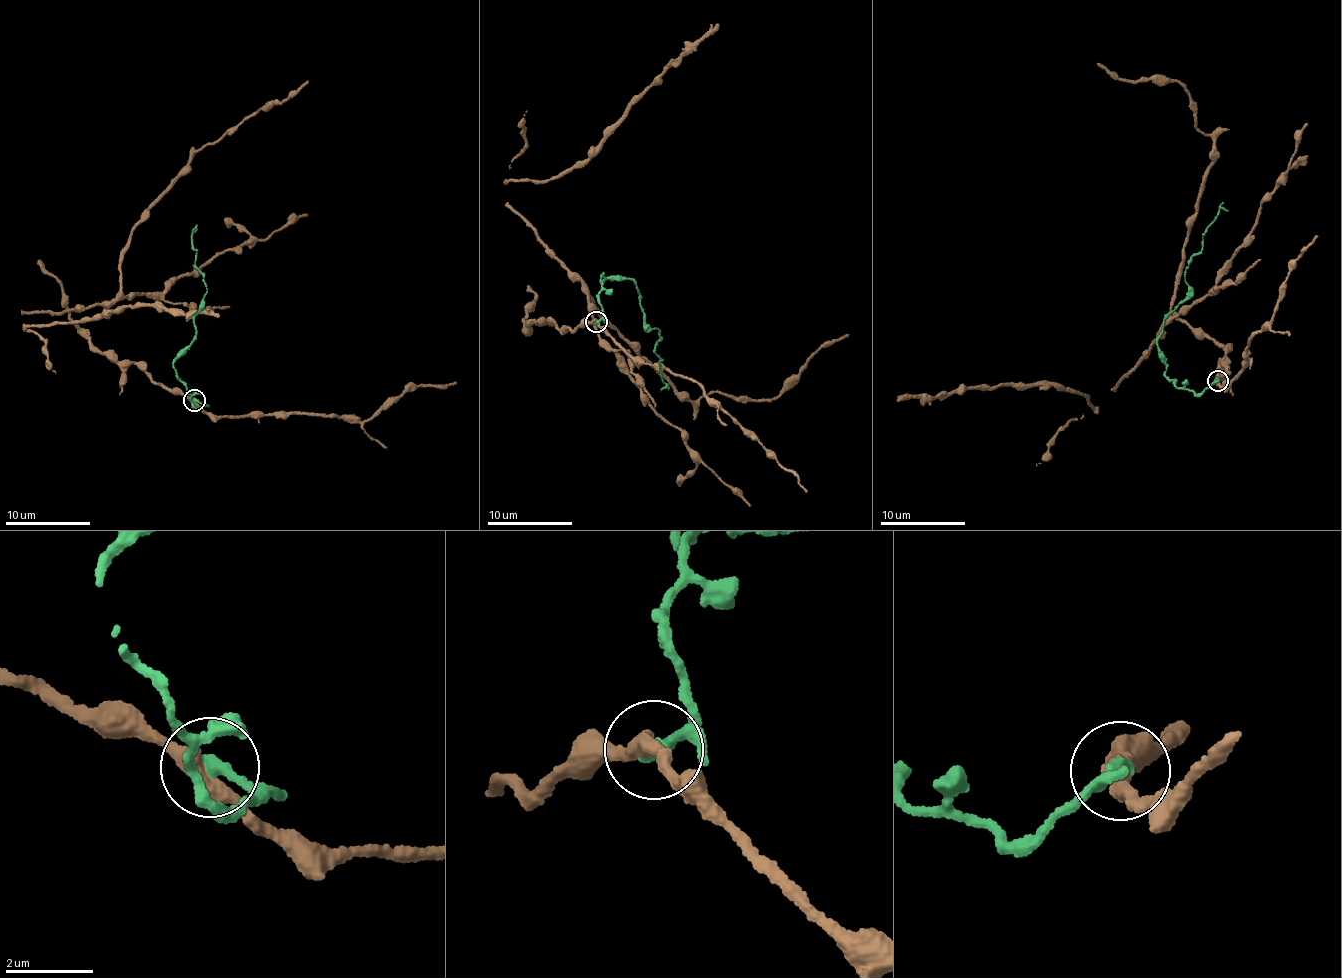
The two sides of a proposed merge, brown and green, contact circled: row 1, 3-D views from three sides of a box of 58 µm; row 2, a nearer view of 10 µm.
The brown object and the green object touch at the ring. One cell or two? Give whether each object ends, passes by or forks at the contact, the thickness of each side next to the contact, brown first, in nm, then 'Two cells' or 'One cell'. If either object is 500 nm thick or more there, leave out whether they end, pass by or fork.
At the ring brown passes by. At the ring green ends. Thickness 360 nm (brown) against 300 nm. Two cells

